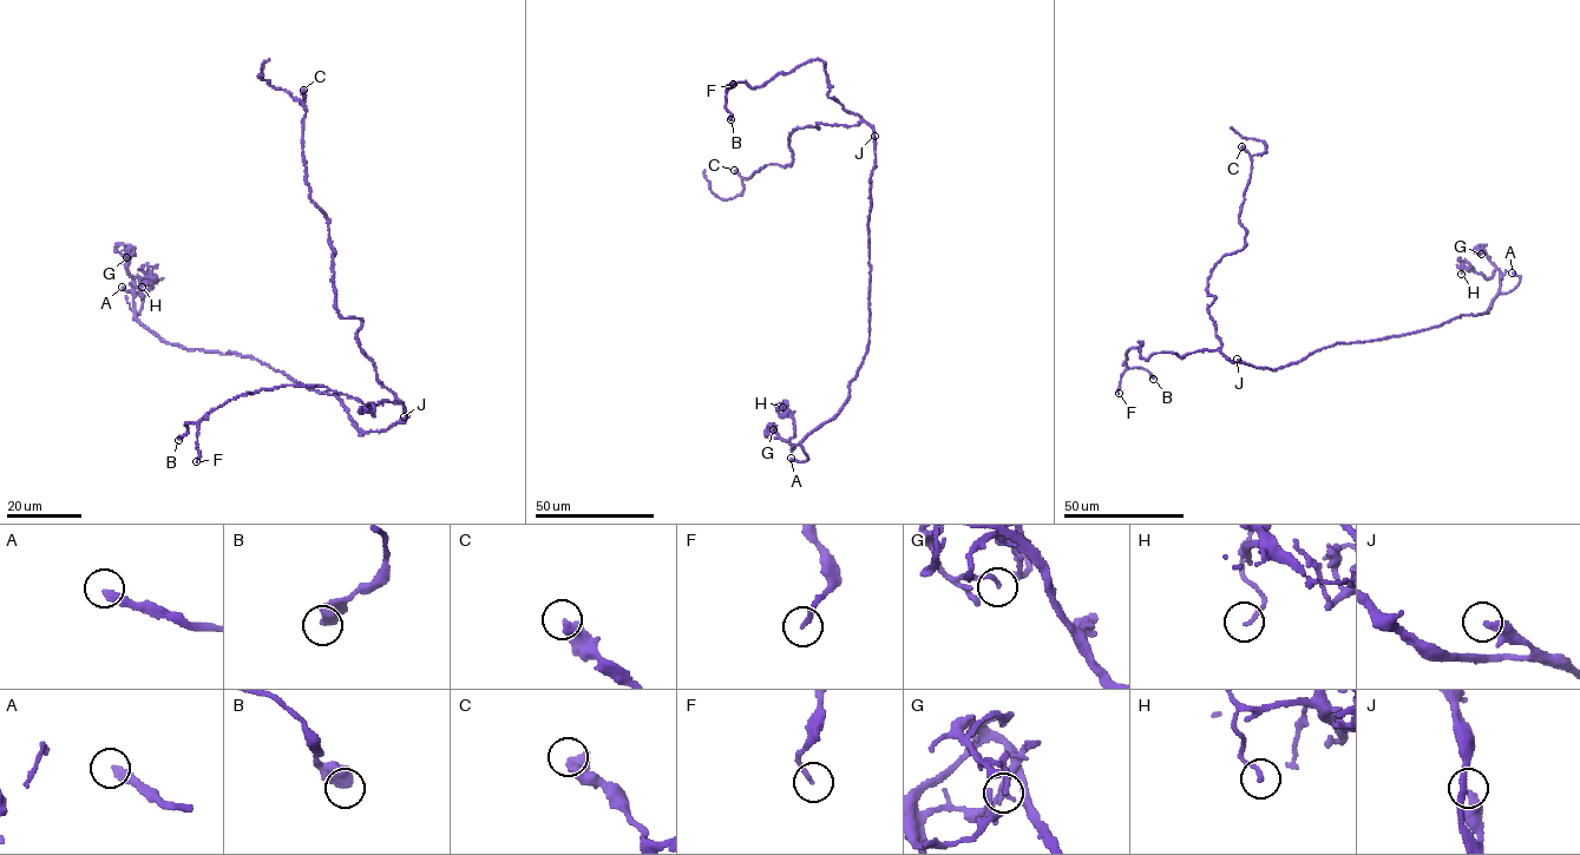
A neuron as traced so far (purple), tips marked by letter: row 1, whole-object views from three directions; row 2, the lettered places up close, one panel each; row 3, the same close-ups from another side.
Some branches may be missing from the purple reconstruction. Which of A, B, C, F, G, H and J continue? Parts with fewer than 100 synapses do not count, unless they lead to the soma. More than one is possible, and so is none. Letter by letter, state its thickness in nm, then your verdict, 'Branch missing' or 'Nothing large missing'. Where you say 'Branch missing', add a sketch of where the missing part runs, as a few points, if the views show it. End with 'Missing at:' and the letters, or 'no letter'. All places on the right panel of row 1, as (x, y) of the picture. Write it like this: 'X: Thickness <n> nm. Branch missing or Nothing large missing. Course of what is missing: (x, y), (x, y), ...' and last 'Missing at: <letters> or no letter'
A: Thickness 360 nm. Branch missing
B: Thickness 550 nm. Nothing large missing
C: Thickness 480 nm. Nothing large missing
F: Thickness 170 nm. Nothing large missing
G: Thickness 150 nm. Nothing large missing
H: Thickness 130 nm. Nothing large missing
J: Thickness 360 nm. Nothing large missing
Missing at: A

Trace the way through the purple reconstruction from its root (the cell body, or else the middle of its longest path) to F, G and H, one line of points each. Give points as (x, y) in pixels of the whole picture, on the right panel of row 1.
F: (1269, 368), (1232, 362), (1218, 350), (1146, 360), (1139, 341), (1126, 353), (1119, 393)
G: (1269, 368), (1338, 343), (1400, 336), (1487, 313), (1499, 290), (1500, 270), (1476, 247), (1481, 254)
H: (1269, 368), (1338, 343), (1400, 336), (1487, 313), (1500, 271), (1486, 278), (1461, 267), (1461, 274)

